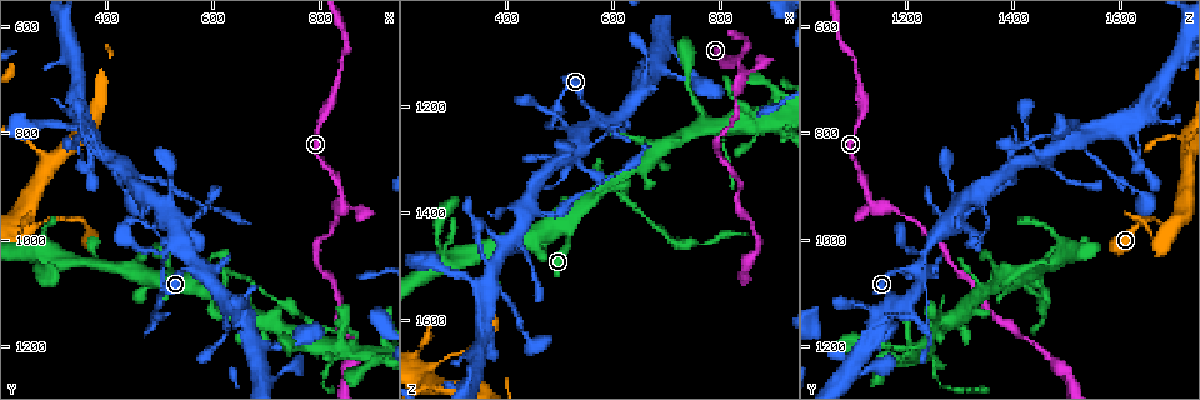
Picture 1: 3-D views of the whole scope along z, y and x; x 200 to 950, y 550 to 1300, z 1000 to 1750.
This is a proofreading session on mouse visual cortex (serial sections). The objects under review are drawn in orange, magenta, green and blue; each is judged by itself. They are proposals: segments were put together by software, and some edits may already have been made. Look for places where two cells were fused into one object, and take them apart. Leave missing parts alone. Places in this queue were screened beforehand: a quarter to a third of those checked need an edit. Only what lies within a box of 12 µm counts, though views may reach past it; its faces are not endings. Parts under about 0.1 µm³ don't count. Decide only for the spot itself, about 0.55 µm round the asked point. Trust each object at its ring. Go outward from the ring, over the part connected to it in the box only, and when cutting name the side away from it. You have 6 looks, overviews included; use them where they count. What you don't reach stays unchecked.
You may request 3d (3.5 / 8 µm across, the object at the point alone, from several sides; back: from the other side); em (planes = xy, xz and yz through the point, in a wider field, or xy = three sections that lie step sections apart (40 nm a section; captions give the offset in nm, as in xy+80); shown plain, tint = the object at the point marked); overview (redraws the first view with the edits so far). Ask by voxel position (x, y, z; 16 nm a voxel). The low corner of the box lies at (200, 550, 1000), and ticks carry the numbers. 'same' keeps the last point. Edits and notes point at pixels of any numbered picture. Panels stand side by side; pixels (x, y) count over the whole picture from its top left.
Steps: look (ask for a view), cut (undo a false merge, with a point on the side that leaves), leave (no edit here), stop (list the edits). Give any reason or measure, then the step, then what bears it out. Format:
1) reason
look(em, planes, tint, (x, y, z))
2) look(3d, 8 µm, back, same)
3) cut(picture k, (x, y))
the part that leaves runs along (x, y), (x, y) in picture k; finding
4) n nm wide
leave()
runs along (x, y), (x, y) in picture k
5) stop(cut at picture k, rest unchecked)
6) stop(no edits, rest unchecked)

abrupt turn
look(3d, 3.5 µm, back, (625, 1060, 1365))

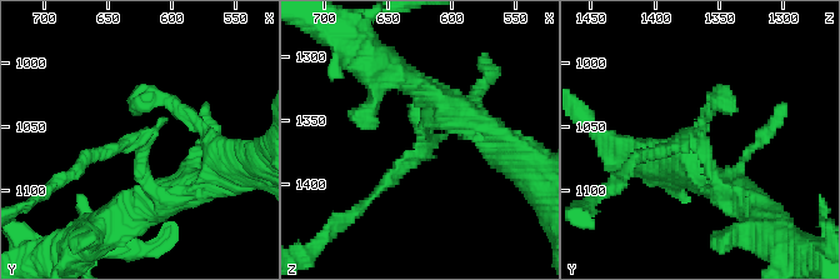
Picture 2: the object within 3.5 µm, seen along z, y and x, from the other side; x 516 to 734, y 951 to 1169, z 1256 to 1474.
cut(picture 2, (143, 138))
the part that leaves runs along (140, 169), (136, 138), (83, 156) in picture 2; two cells meet here

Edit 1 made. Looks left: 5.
look(overview)

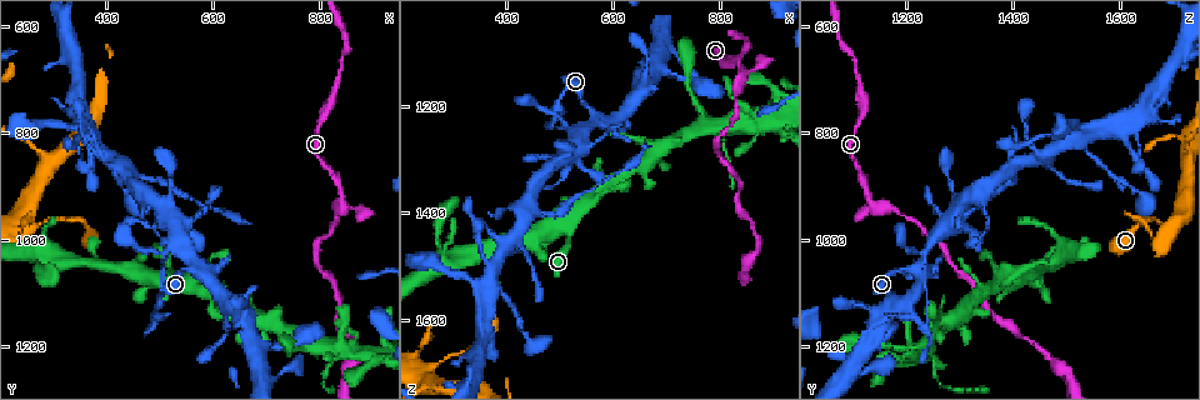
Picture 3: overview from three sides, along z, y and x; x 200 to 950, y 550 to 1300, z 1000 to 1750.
two arms in line, one across
look(3d, 8 µm, (445, 875, 1390))

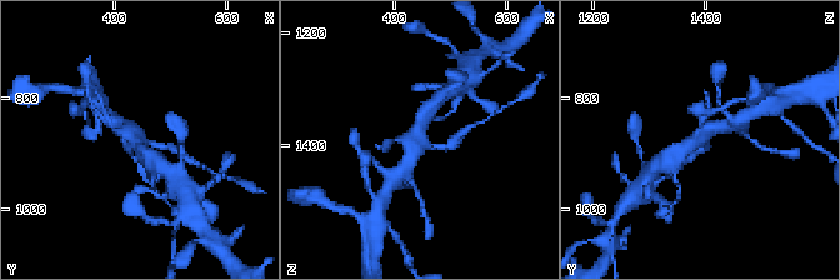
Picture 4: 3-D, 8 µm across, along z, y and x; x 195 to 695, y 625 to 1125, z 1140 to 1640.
look(em, planes, tint, (445, 875, 1390))

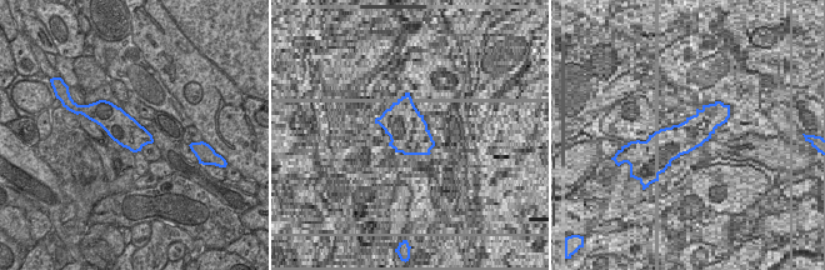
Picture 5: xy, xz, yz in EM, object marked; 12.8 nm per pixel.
leave()
runs along (673, 159), (713, 128), (726, 125) in picture 4; all the same cell

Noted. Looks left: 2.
looks like a crossing
look(3d, 3.5 µm, (365, 805, 1535))

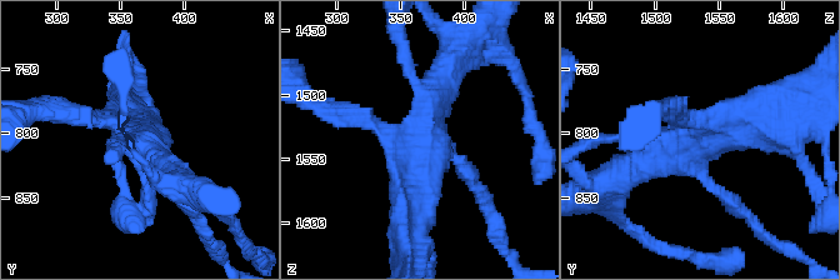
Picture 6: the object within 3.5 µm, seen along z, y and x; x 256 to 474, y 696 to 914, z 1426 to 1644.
4 arms; arms of 150, 200, 400, 450 nm
look(em, xy, step 5, tint, (368, 804, 1530))

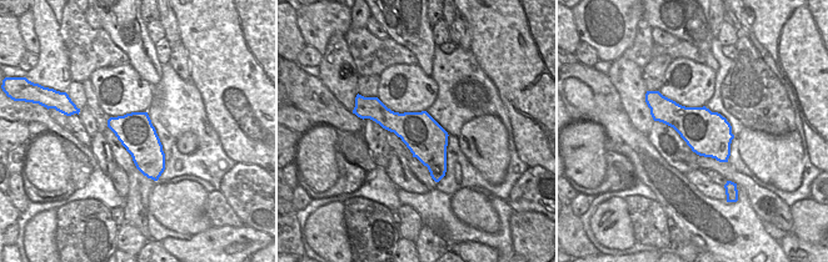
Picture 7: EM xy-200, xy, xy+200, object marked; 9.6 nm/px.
leave()
continuous, no second cell

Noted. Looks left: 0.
stop(cut at picture 2, rest unchecked)

